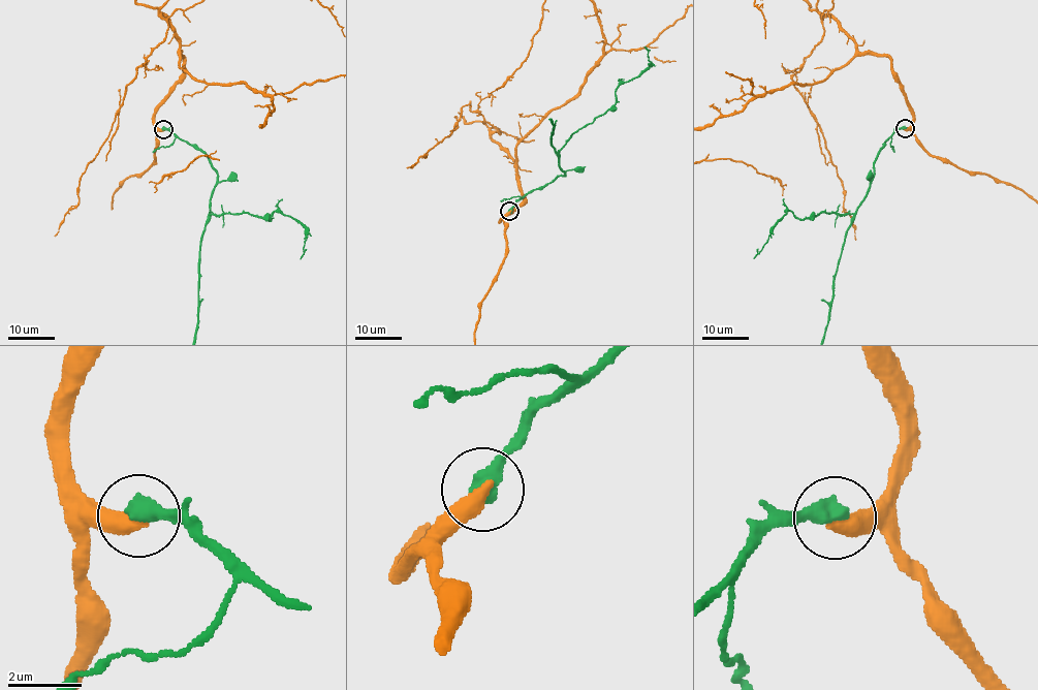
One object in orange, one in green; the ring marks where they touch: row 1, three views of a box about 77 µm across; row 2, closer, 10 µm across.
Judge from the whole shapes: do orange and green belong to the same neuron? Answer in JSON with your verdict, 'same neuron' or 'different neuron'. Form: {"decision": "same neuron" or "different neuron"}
{"decision": "different neuron"}

